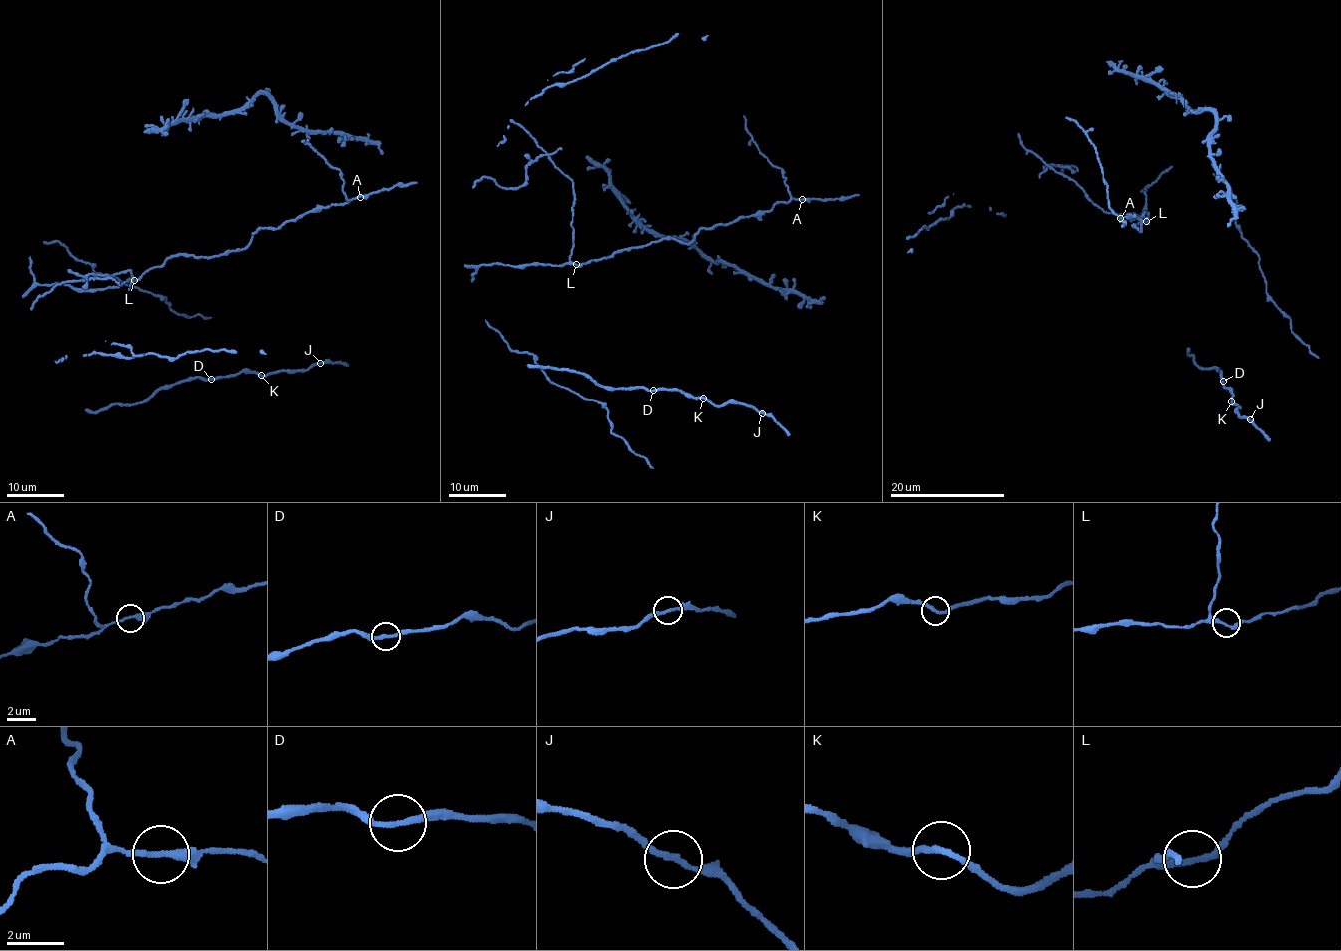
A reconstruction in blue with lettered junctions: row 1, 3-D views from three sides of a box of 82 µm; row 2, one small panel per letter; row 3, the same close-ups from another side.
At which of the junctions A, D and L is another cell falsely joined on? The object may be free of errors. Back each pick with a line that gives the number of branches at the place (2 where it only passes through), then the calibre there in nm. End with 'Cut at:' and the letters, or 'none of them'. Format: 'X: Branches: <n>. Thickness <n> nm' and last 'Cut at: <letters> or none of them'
Cut at: none of them

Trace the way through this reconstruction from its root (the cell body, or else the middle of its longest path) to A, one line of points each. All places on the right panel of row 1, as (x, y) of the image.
A: (1145, 220), (1148, 222), (1145, 212), (1133, 225), (1139, 231), (1138, 217), (1130, 221), (1129, 216), (1120, 218)

